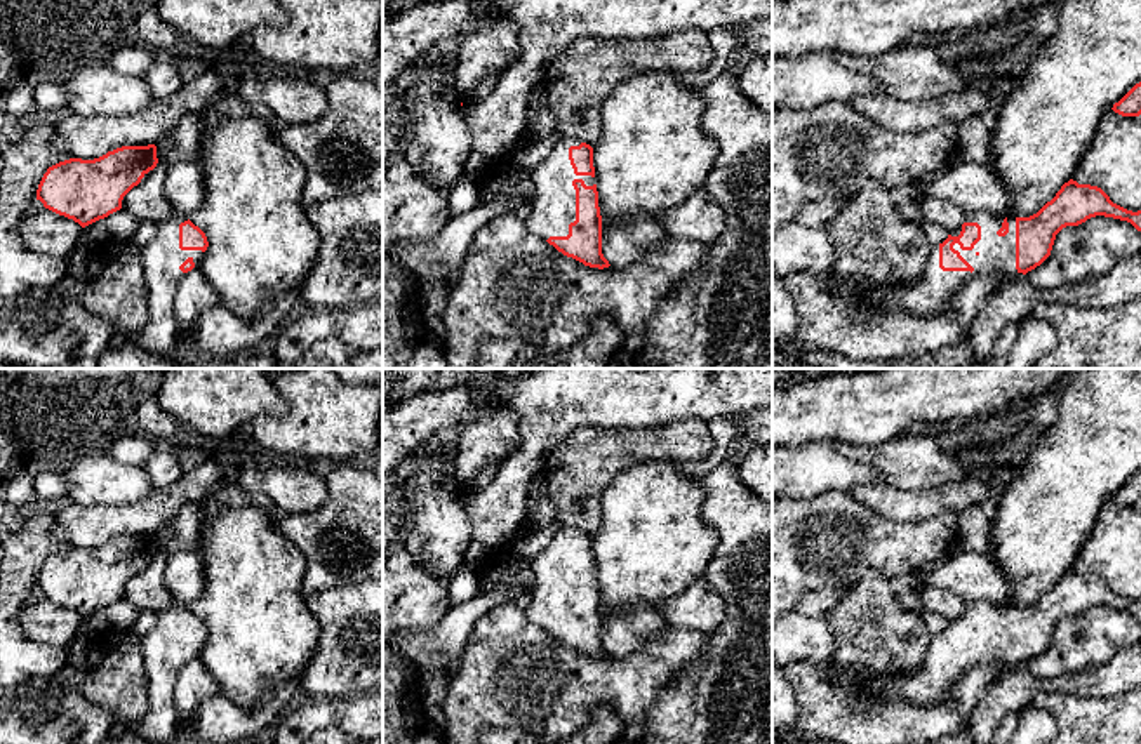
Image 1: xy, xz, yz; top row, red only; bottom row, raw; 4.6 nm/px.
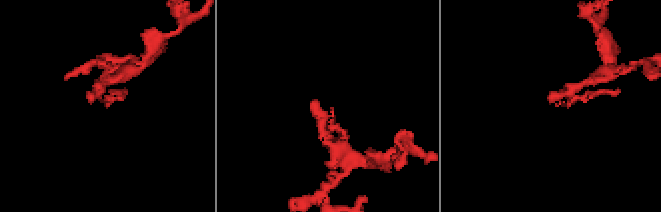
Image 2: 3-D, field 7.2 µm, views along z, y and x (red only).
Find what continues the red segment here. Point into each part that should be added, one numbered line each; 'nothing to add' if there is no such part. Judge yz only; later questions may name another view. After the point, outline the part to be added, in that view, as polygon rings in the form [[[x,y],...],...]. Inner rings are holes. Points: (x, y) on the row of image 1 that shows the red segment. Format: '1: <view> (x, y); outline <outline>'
1: yz (934, 292); outline [[[979,210],[969,214],[965,223],[978,223],[981,226],[981,240],[972,250],[962,250],[958,243],[955,243],[953,249],[958,250],[960,256],[974,268],[972,273],[943,271],[939,268],[939,245],[932,245],[924,278],[904,289],[884,289],[875,297],[875,304],[882,311],[906,309],[913,315],[948,313],[953,309],[953,294],[972,276],[984,276],[990,273],[1000,273],[1007,278],[1024,276],[1016,269],[1016,217]]]

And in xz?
1: xz (553, 209); outline [[[562,136],[550,155],[532,170],[536,196],[524,217],[527,229],[541,240],[569,235],[569,224],[576,221],[572,181],[583,179],[586,186],[597,184],[591,176],[574,174],[569,148],[579,144],[581,141]]]

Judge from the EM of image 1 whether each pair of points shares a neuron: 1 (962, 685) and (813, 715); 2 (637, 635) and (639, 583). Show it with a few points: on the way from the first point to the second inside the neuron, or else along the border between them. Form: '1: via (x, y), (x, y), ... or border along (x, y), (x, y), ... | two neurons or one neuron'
1: via (934, 718), (858, 718), (853, 715) | one neuron
2: border along (653, 607), (630, 602), (616, 612), (602, 611) | two neurons

